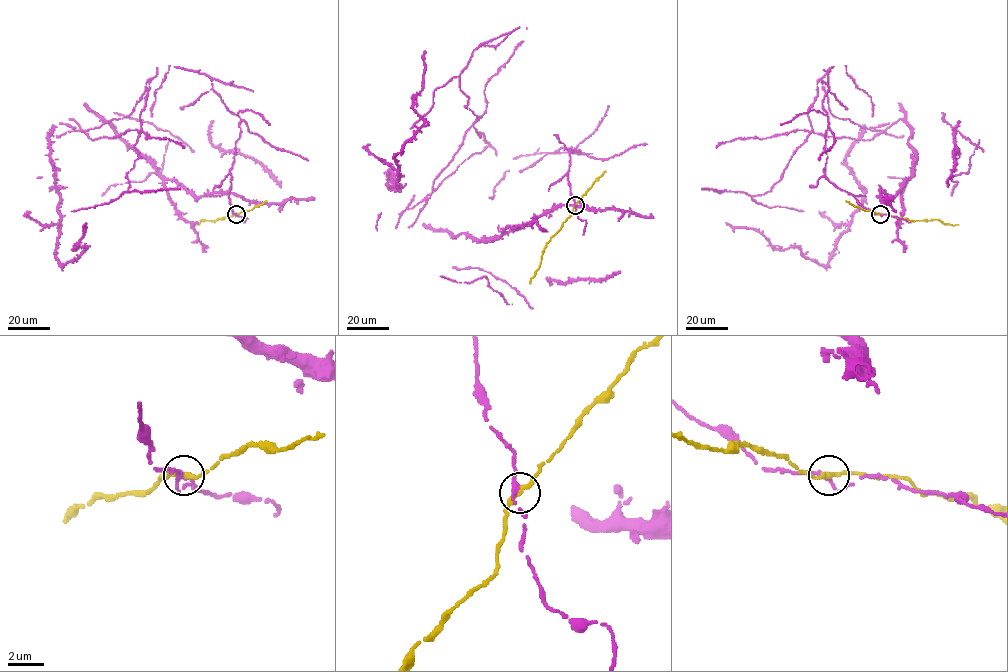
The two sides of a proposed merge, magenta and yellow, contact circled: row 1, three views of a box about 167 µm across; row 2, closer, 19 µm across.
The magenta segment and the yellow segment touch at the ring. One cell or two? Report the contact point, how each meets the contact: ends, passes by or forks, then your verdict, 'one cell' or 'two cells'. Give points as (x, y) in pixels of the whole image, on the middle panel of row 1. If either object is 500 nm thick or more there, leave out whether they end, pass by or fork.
place (575, 205); magenta ends; yellow passes by; two cells

